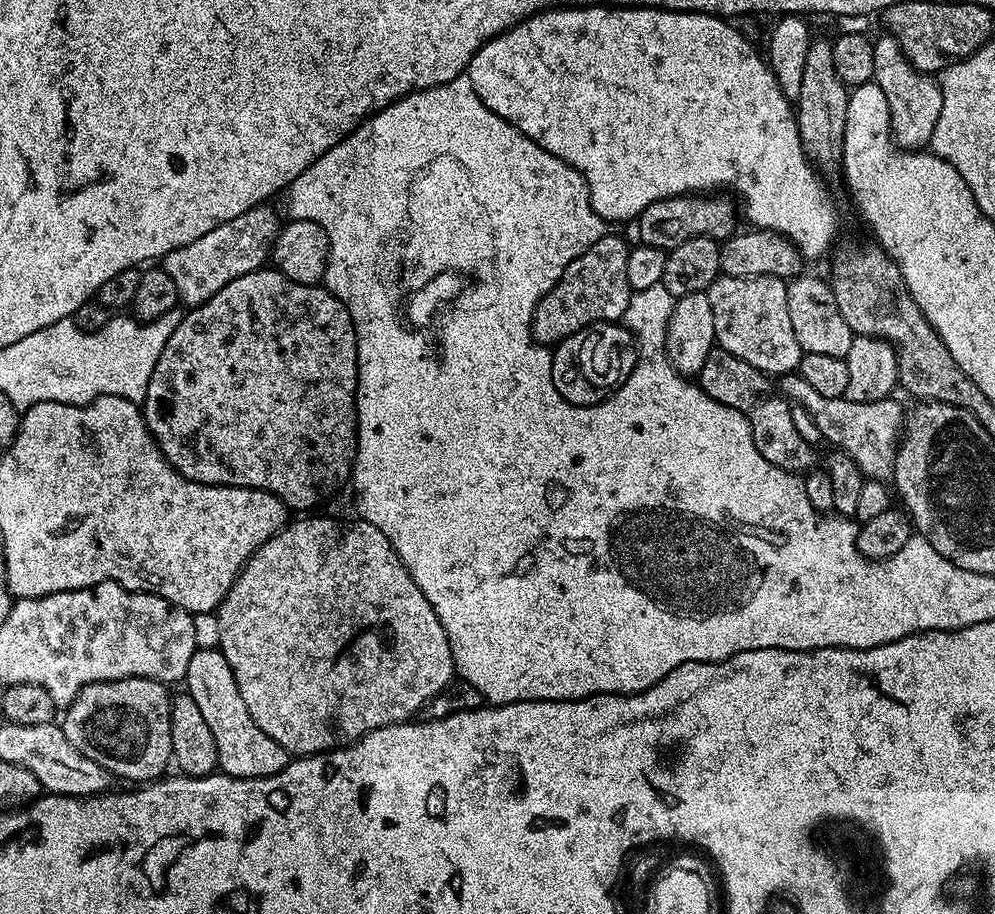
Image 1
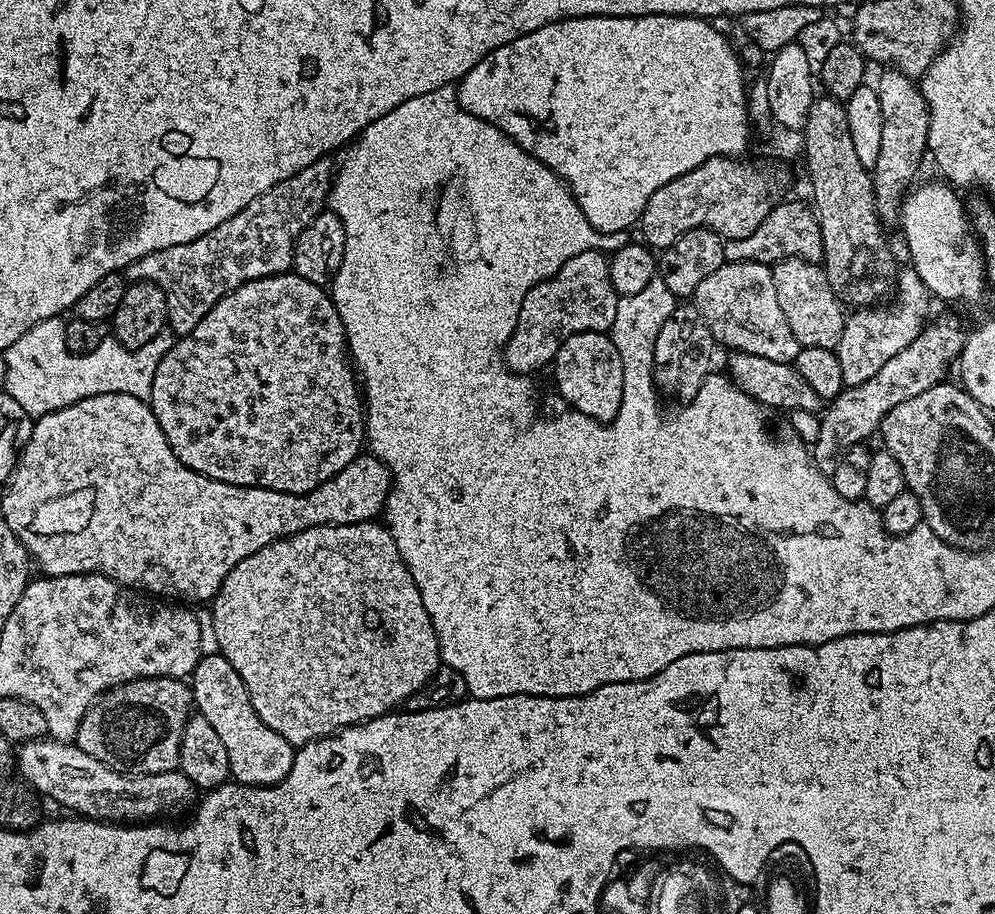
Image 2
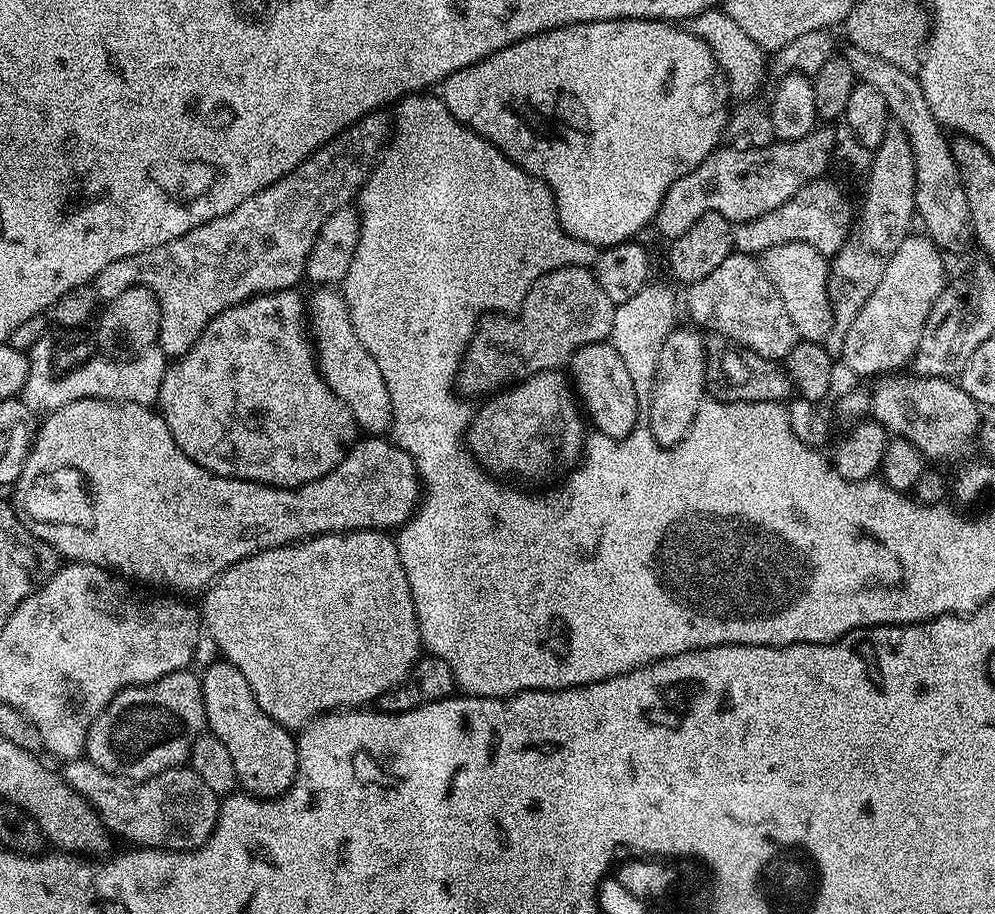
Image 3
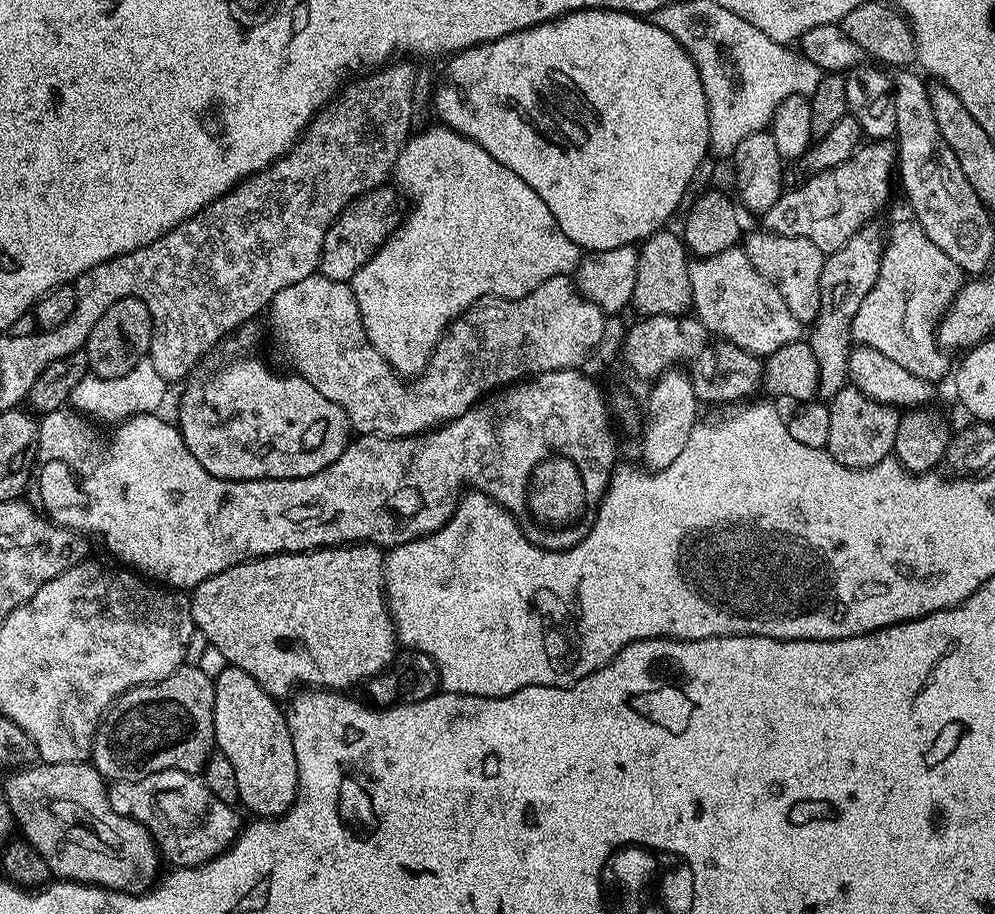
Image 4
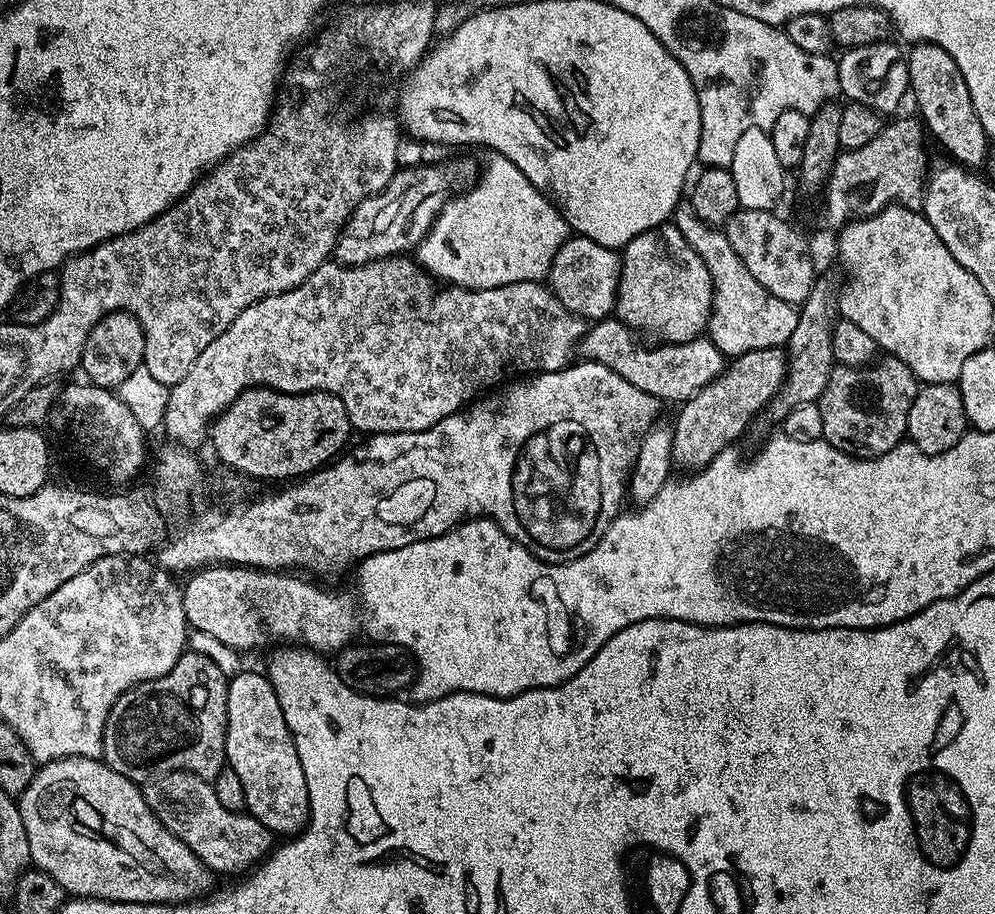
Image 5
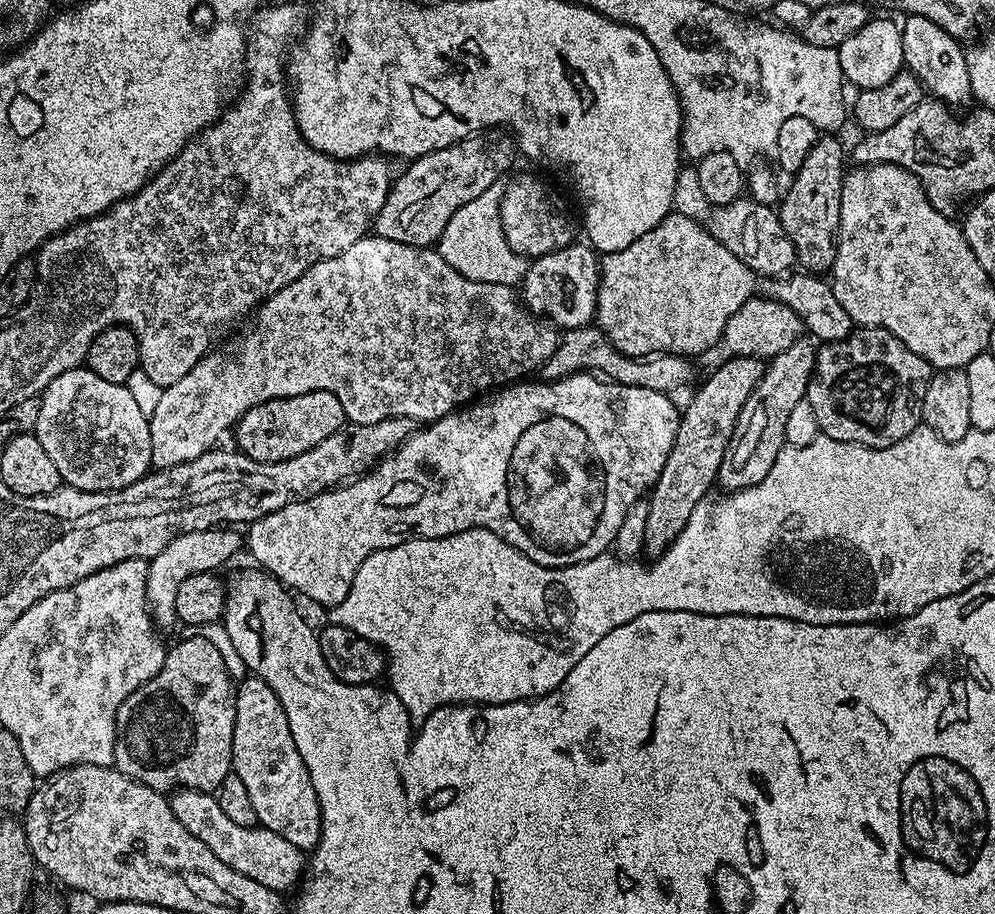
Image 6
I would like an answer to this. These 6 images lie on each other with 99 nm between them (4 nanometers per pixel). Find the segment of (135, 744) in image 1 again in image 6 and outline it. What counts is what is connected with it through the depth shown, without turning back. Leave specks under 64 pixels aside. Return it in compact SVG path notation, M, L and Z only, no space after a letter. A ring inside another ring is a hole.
M188 636L185 640L180 640L176 645L169 647L164 654L164 665L162 670L153 680L148 680L122 706L118 706L116 711L116 741L114 742L114 758L112 759L114 767L122 774L150 786L156 792L165 794L173 790L182 788L193 788L199 792L215 793L217 788L222 786L222 782L232 772L232 743L234 742L234 718L236 717L236 689L234 679L228 673L228 664L224 661L224 656L220 653L220 648L212 640L207 640L204 636Z

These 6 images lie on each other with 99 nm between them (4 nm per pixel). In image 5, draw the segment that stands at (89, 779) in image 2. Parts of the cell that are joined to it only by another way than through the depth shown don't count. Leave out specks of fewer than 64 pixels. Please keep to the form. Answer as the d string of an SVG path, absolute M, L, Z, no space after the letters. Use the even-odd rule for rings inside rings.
M168 772L165 776L157 776L147 781L143 785L142 791L150 810L154 810L154 814L162 822L162 826L166 826L166 830L170 830L182 842L186 842L186 846L190 846L192 853L214 874L220 874L220 872L247 873L269 855L274 847L274 841L272 841L274 833L266 826L262 826L262 822L258 822L258 818L248 815L244 810L238 812L226 810L226 806L222 806L222 802L218 802L218 794L214 794L211 783L194 774Z

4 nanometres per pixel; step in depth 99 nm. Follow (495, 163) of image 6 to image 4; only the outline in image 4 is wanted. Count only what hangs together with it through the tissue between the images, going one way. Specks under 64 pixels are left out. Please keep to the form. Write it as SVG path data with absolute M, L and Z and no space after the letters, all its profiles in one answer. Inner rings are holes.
M381 186L364 193L352 201L344 213L326 230L326 238L322 242L319 275L331 280L351 281L352 275L384 244L392 235L393 225L388 225L388 192Z

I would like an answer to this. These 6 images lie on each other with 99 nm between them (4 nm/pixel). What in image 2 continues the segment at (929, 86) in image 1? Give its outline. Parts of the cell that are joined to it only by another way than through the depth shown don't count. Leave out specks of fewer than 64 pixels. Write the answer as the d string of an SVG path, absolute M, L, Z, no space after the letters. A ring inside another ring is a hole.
M883 69L874 87L879 94L882 111L882 138L878 145L878 158L872 167L872 185L876 213L884 226L895 225L900 218L900 208L906 193L913 187L920 163L926 160L928 152L928 131L930 130L929 108L919 85L896 69Z

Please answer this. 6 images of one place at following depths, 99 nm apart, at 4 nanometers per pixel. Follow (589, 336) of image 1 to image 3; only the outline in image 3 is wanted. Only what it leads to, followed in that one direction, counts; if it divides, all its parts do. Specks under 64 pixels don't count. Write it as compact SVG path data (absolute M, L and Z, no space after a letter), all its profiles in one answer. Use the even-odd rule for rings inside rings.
M615 343L583 344L572 355L571 368L571 387L590 424L592 419L591 427L615 440L621 440L631 434L642 420L642 396L634 390L634 382L626 371L626 362L622 362L622 354L618 354Z

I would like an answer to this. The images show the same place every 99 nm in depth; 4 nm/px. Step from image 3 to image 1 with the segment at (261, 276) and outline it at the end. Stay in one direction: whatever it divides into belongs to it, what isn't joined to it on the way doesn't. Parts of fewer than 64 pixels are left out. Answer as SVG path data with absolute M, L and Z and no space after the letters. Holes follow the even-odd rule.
M268 206L251 208L238 214L238 218L210 230L210 234L202 234L202 238L166 254L162 258L162 267L174 282L179 303L184 306L204 304L218 294L222 286L234 282L234 278L242 278L242 274L265 267L272 254L272 245L276 242L276 233L281 227L281 221L276 221L275 214Z

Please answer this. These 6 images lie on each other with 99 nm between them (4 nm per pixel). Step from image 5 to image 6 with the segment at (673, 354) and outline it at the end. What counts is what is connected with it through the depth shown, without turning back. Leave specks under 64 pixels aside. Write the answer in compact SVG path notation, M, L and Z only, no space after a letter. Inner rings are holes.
M595 326L587 328L570 328L561 335L560 345L554 350L554 354L550 356L548 361L544 363L542 369L543 379L551 382L553 380L561 380L567 376L577 376L580 372L595 374L611 383L621 384L622 386L642 386L646 390L658 390L659 392L675 393L675 388L680 388L692 376L691 359L683 356L650 356L647 358L637 358L622 354L611 342L606 338L606 334Z

